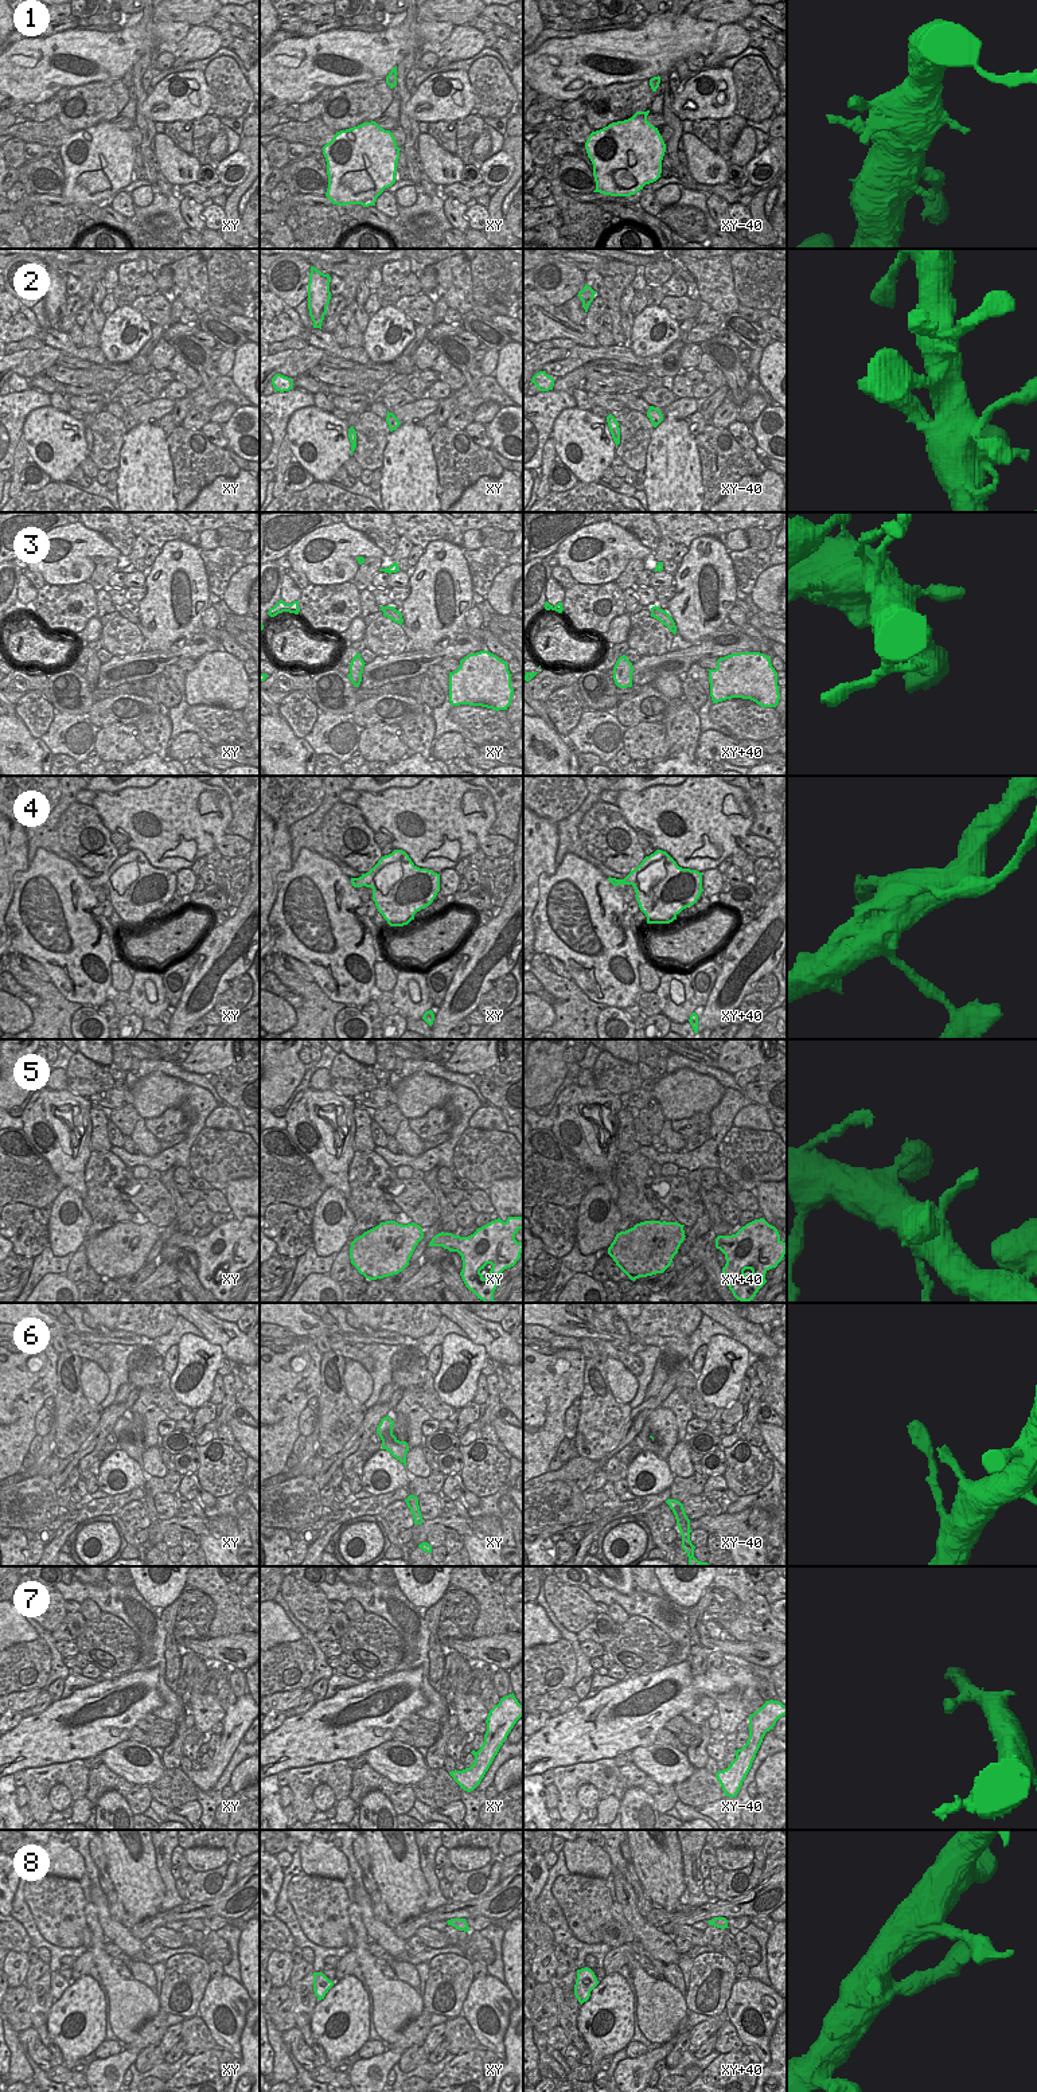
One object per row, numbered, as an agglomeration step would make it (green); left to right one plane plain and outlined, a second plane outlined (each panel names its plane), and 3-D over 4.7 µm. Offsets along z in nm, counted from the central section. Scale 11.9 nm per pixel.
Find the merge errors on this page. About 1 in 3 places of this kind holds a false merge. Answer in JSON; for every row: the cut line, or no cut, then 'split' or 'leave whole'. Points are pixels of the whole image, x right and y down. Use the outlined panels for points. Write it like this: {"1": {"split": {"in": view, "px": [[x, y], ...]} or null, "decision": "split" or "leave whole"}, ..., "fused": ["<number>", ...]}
{"1": {"split": null, "decision": "leave whole"}, "2": {"split": null, "decision": "leave whole"}, "3": {"split": null, "decision": "leave whole"}, "4": {"split": {"in": "xy", "px": [[351, 878], [353, 885]]}, "decision": "split"}, "5": {"split": null, "decision": "leave whole"}, "6": {"split": null, "decision": "leave whole"}, "7": {"split": null, "decision": "leave whole"}, "8": {"split": null, "decision": "leave whole"}, "fused": ["4"]}

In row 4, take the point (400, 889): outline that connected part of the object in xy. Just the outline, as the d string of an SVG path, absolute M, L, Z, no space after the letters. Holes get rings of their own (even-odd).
M402 850L382 856L369 873L351 879L354 887L373 889L373 901L390 926L408 925L414 920L414 914L429 906L440 891L440 874L417 867Z

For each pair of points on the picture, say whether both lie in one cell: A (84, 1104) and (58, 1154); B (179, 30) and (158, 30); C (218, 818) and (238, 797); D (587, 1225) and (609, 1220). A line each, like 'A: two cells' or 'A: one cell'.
A: one cell
B: one cell
C: two cells
D: one cell

